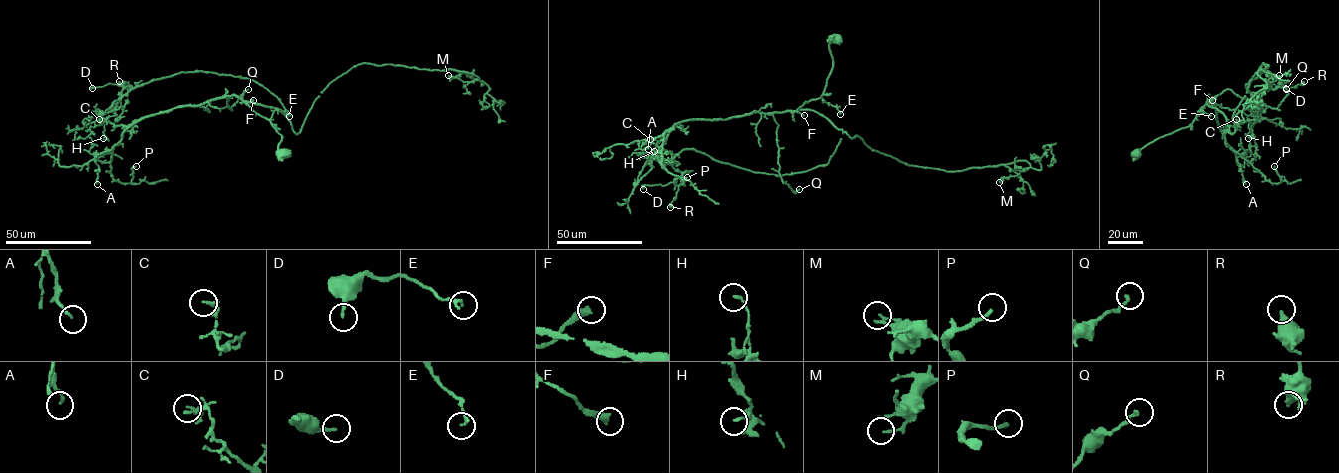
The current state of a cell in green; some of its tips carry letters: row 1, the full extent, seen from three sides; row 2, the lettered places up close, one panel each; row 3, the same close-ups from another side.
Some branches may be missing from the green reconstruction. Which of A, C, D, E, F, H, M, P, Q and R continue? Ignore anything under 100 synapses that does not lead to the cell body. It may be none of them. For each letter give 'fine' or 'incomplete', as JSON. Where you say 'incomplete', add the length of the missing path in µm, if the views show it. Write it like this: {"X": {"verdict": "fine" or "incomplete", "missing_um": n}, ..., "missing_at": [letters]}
{"A": {"verdict": "fine"}, "C": {"verdict": "fine"}, "D": {"verdict": "fine"}, "E": {"verdict": "fine"}, "F": {"verdict": "fine"}, "H": {"verdict": "fine"}, "M": {"verdict": "fine"}, "P": {"verdict": "fine"}, "Q": {"verdict": "fine"}, "R": {"verdict": "fine"}, "missing_at": []}

